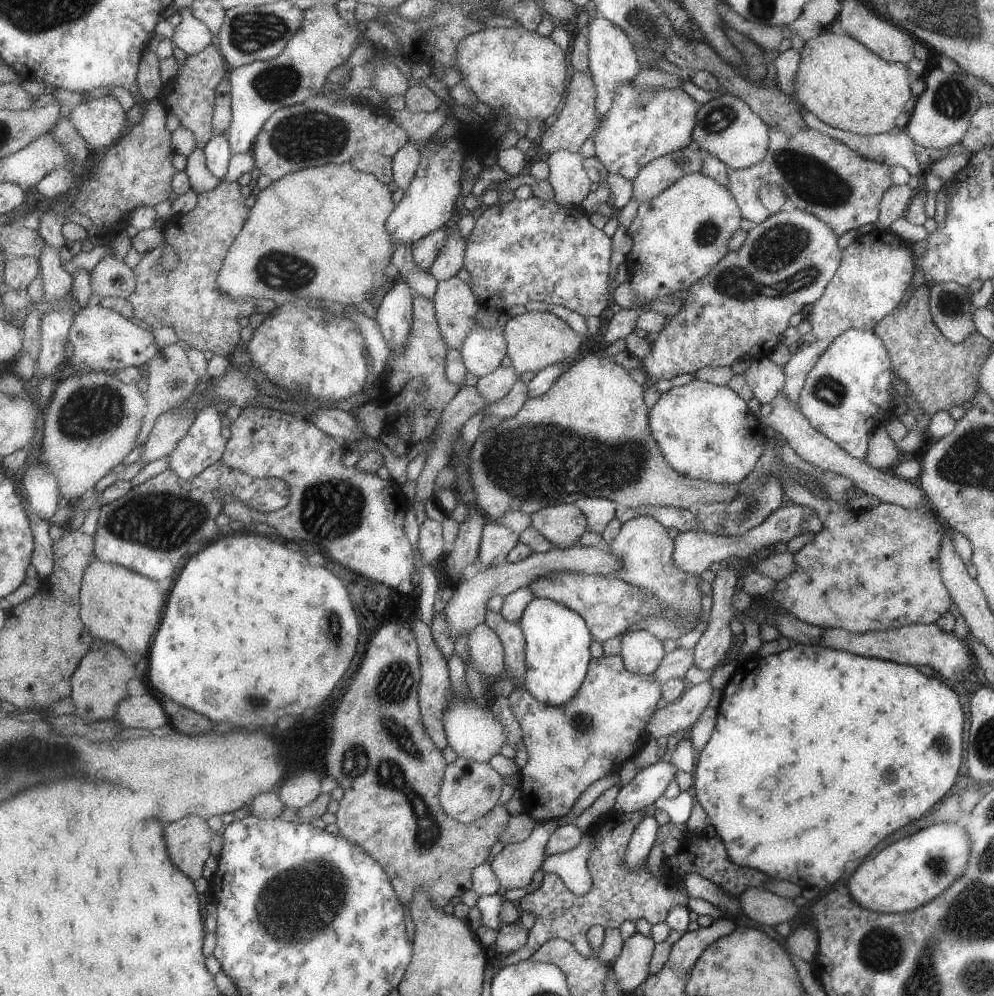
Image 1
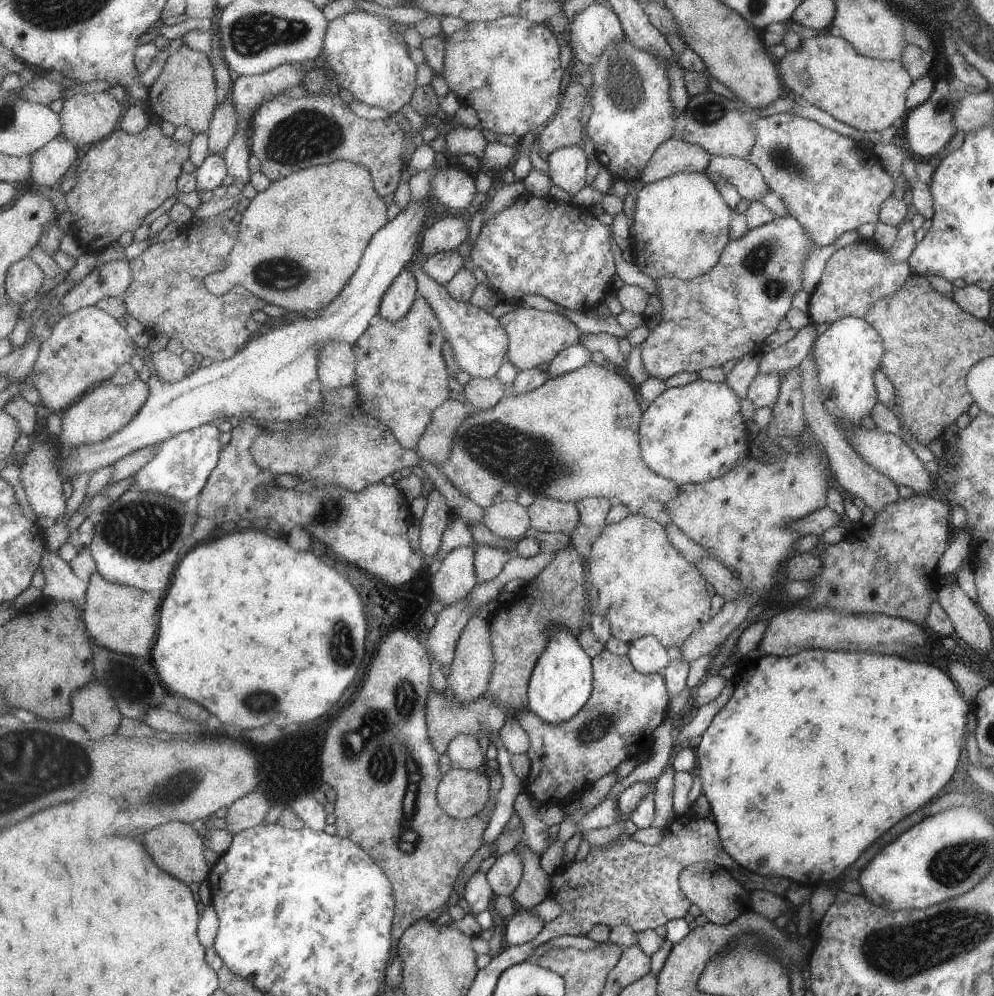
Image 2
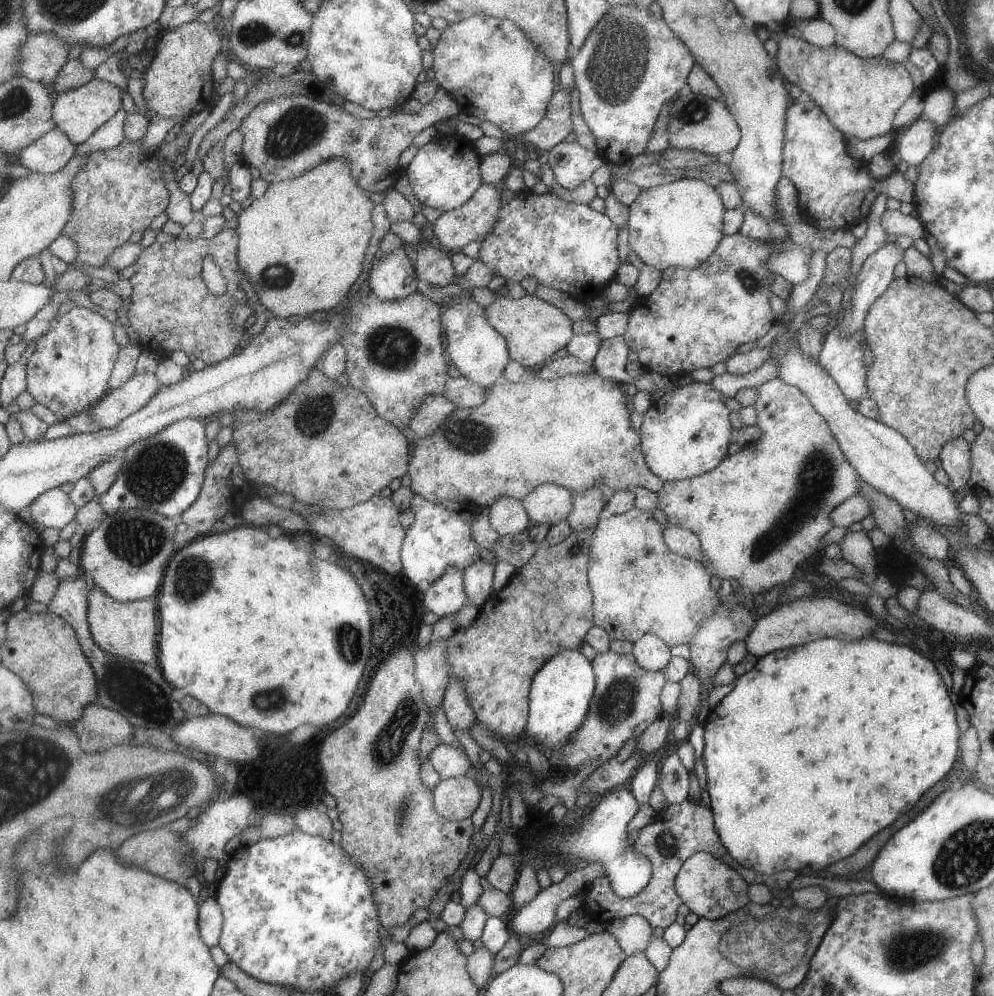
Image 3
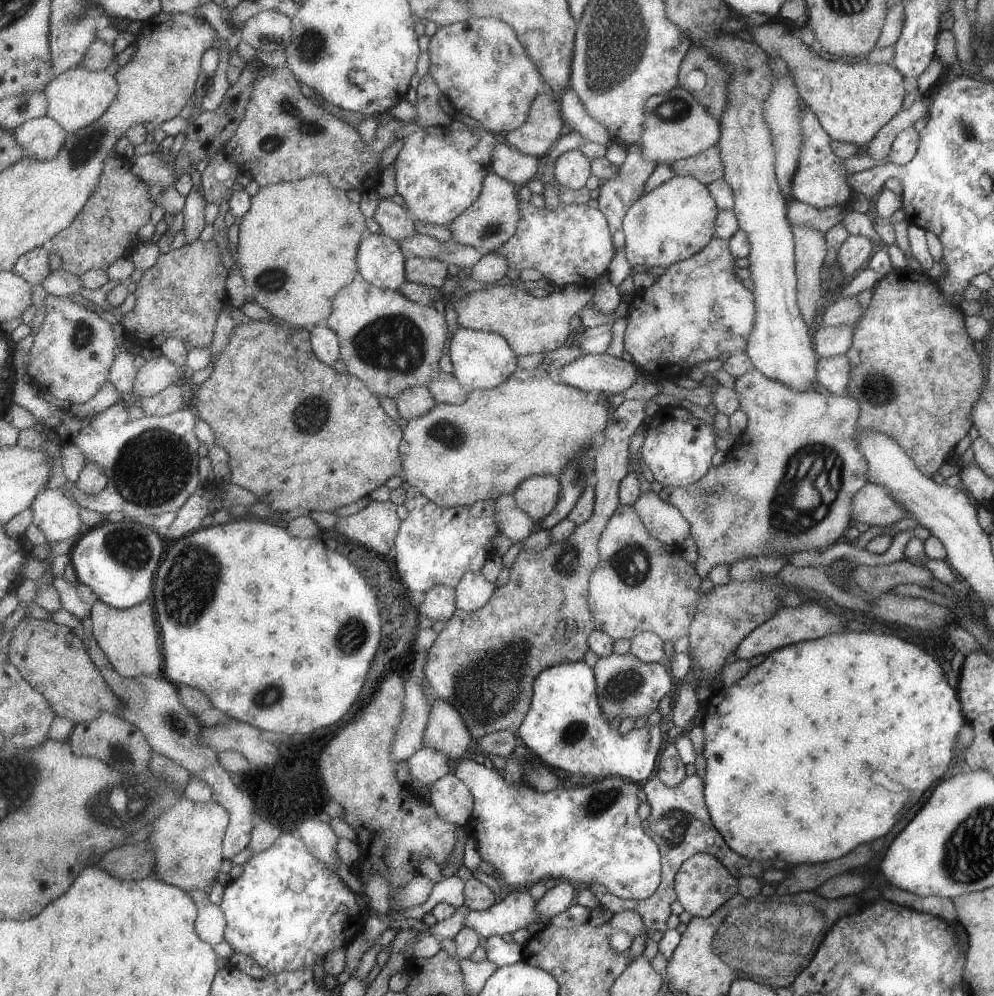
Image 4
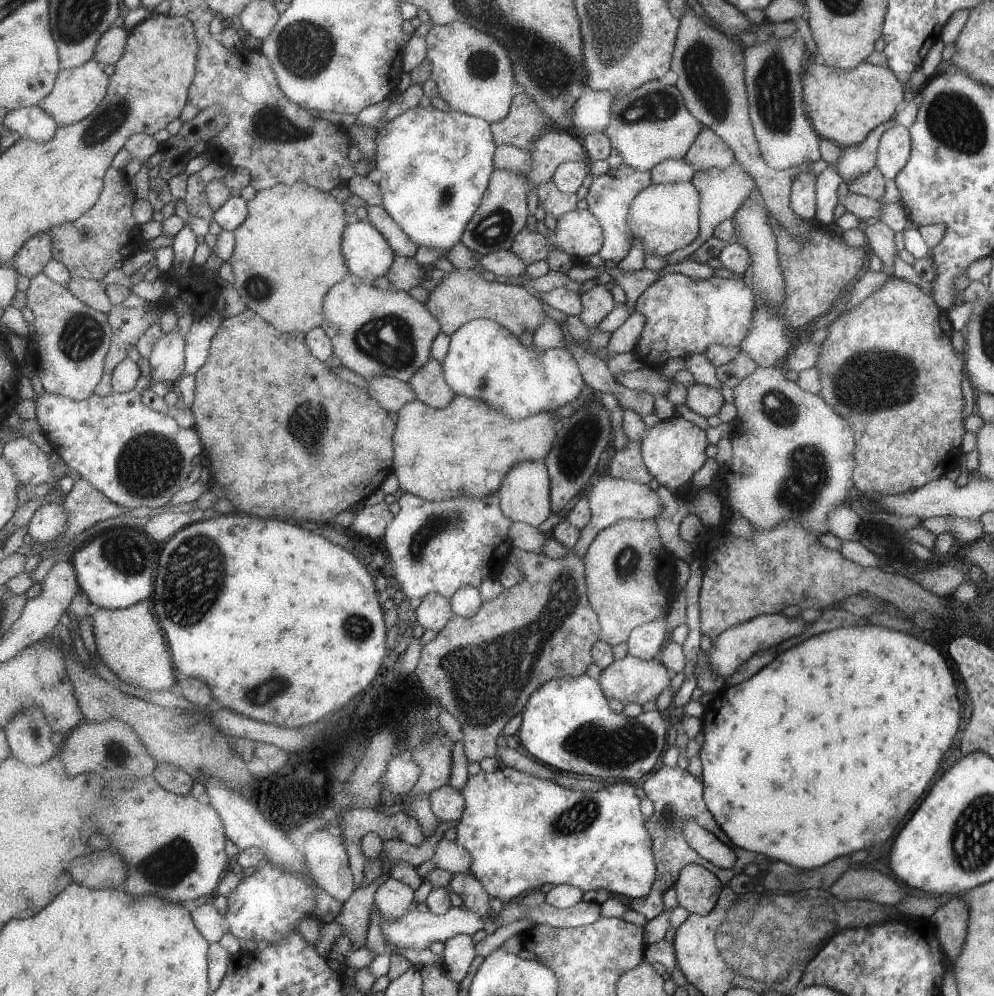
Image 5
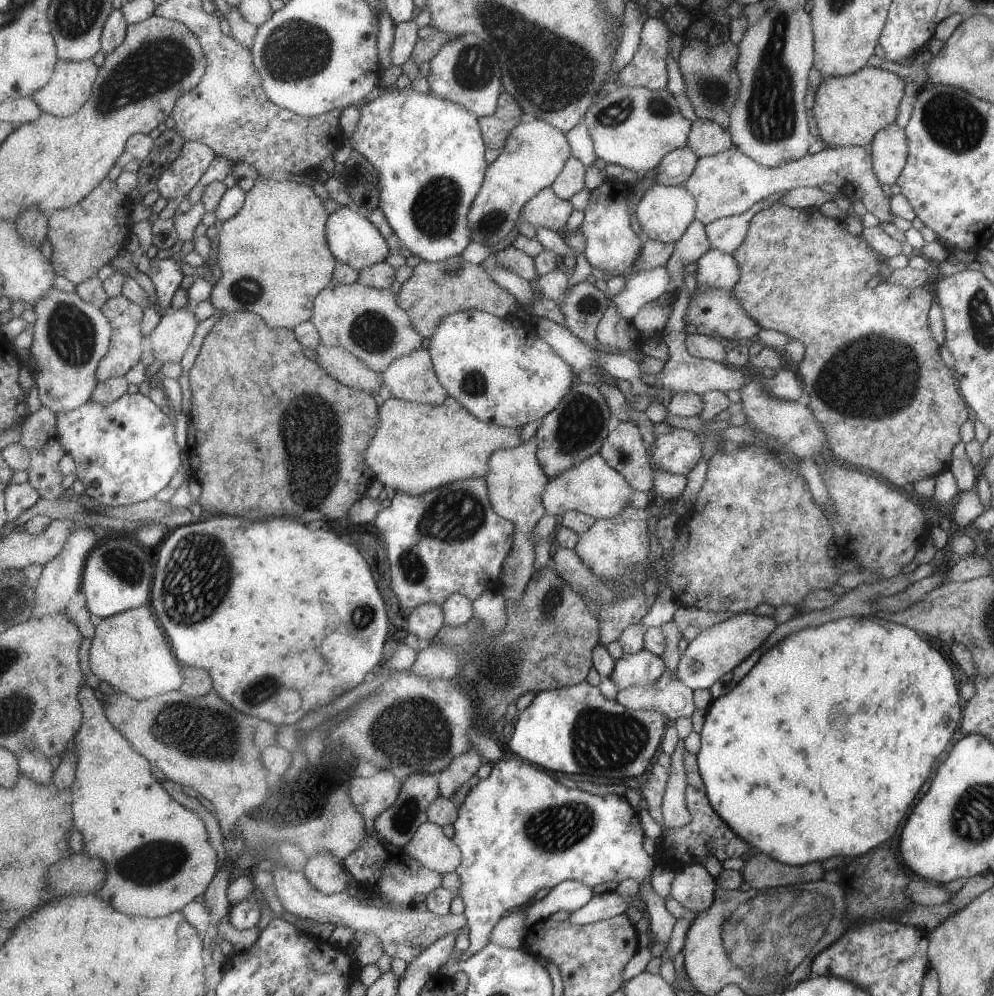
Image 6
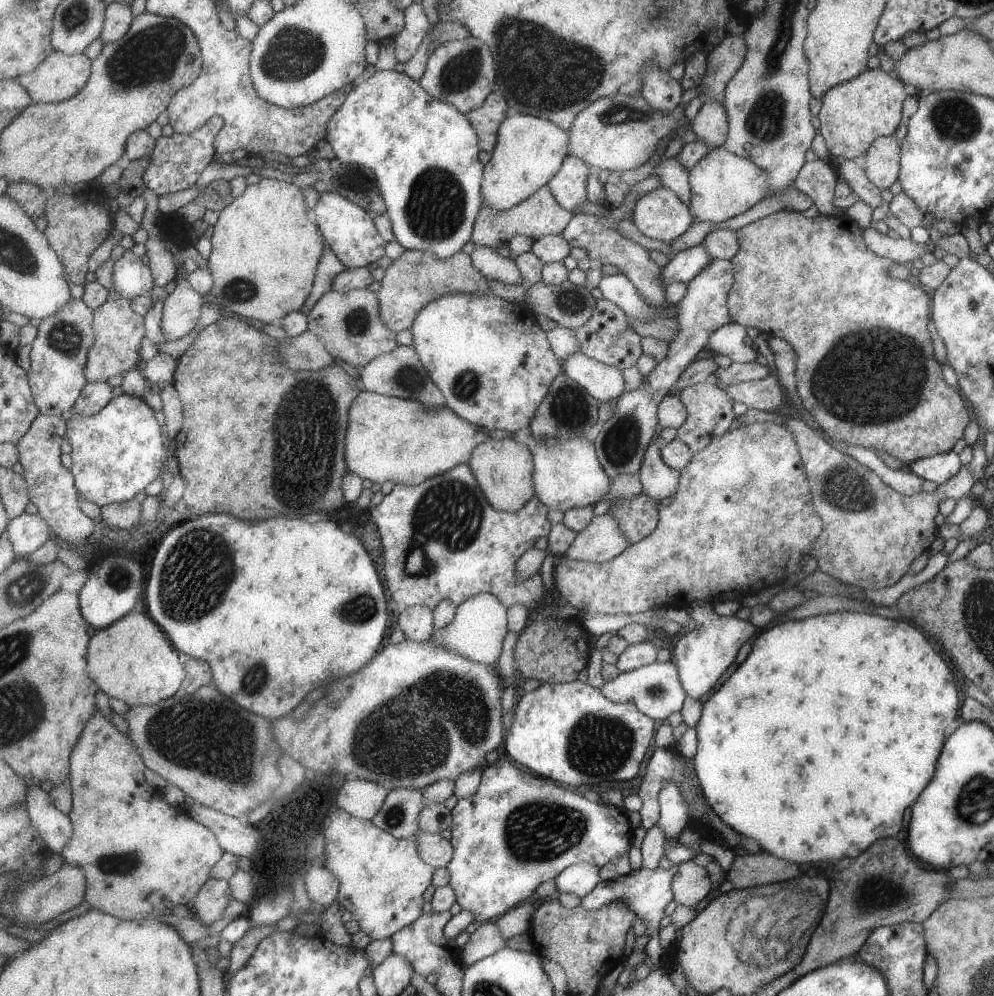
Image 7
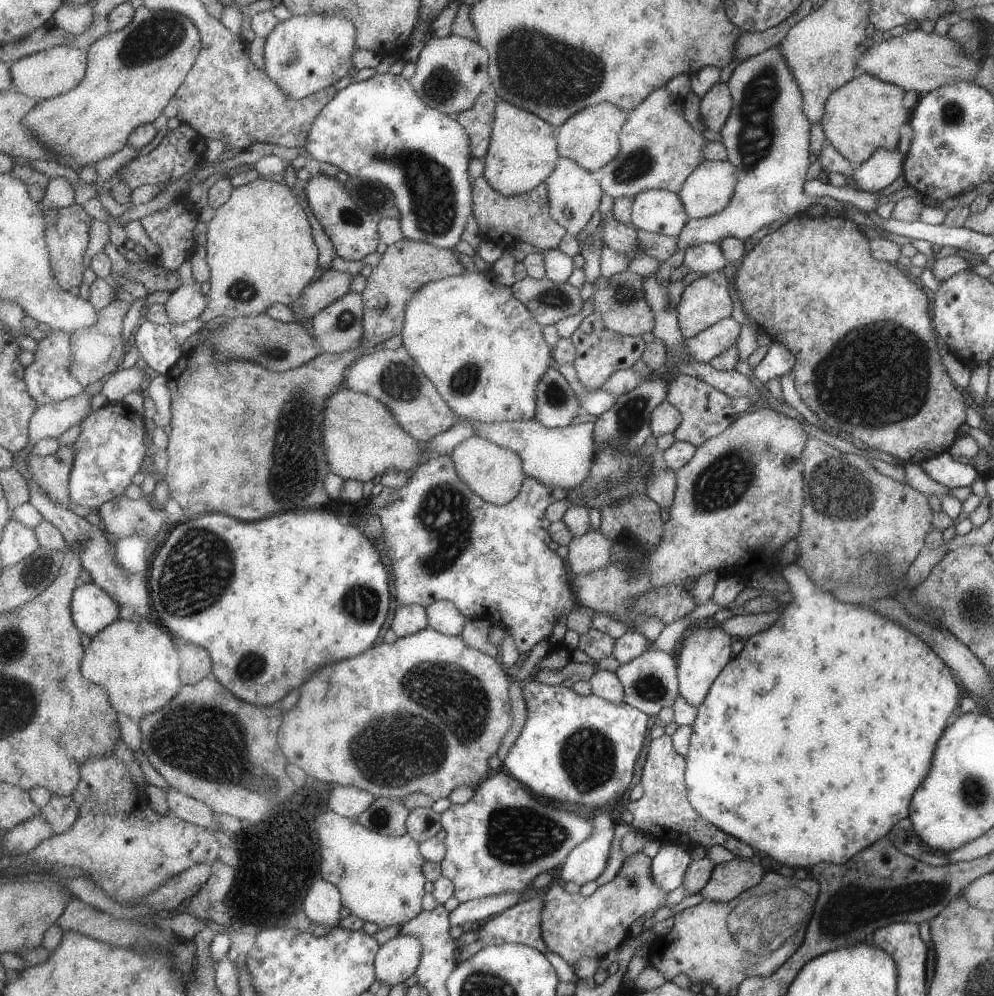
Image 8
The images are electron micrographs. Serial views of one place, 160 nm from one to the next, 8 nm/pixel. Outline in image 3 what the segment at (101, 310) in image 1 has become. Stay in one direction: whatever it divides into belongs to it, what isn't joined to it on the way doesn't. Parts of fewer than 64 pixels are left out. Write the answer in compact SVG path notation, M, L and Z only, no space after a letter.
M72 307L41 338L37 339L35 352L28 360L27 391L40 405L57 415L59 421L89 410L110 390L110 378L120 357L121 346L115 340L113 324L97 311L84 307Z

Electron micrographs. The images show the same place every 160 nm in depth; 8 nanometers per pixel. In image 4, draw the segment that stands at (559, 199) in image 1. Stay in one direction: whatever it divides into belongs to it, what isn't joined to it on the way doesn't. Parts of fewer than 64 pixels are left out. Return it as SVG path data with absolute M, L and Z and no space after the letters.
M569 149L555 157L554 181L566 189L581 189L589 178L589 160L579 149Z

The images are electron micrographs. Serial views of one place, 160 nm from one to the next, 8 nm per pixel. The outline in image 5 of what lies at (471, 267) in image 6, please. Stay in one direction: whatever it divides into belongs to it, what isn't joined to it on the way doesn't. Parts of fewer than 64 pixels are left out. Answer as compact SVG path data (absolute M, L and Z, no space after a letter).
M454 268L446 274L441 283L429 292L427 306L435 318L439 319L442 332L447 336L470 320L489 319L499 323L499 326L505 327L511 331L512 335L518 337L524 330L533 334L540 323L548 317L539 300L524 287L506 285L500 281L487 282L481 278L481 273L471 269Z

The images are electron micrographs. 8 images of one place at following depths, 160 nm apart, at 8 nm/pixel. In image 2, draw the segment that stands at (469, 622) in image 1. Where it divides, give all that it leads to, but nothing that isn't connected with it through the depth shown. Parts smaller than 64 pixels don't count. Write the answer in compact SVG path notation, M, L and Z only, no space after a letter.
M467 597L449 604L438 615L438 622L429 633L425 646L431 660L440 664L440 668L452 663L457 640L471 616L474 614L467 606Z

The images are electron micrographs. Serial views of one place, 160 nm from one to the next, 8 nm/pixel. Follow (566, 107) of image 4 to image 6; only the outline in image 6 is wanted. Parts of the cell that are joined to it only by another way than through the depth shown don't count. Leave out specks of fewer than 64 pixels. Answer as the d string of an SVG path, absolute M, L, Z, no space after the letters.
M657 15L647 17L640 30L637 49L631 61L616 74L613 87L665 88L667 33L665 23Z

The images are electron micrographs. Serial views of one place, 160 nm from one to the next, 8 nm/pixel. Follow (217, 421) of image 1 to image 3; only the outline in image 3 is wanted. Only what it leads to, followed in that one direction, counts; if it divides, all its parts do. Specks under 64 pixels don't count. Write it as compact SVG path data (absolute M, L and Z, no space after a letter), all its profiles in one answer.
M183 419L155 436L132 444L123 454L126 463L116 483L101 497L107 515L129 509L153 509L170 519L179 517L201 496L209 468L206 421Z

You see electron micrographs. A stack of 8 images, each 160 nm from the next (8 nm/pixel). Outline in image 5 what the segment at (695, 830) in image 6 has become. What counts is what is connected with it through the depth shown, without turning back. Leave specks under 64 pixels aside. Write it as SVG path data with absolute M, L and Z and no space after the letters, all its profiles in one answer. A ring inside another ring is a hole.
M662 765L656 772L651 774L642 784L645 796L652 802L653 813L647 817L647 830L650 830L651 838L654 839L655 862L658 865L658 877L654 878L653 888L640 899L620 899L620 902L636 913L639 913L645 921L648 921L658 915L665 908L661 902L662 893L669 887L673 888L677 880L679 871L686 864L698 864L705 867L711 874L714 874L725 886L733 876L743 872L743 866L747 864L767 864L769 860L765 855L753 854L750 850L743 850L738 846L733 846L726 834L723 834L722 828L718 822L714 821L714 815L707 810L706 801L703 798L702 778L694 777L686 769L679 767L668 767ZM691 818L695 824L704 828L711 835L715 836L721 844L725 844L736 856L735 864L730 869L720 869L712 865L708 860L701 858L700 855L691 848L691 842L687 842L687 834L683 834L683 822Z

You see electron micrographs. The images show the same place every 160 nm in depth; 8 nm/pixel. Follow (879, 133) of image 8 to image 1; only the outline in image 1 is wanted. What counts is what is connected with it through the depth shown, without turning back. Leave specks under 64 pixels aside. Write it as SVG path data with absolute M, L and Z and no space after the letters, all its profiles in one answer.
M828 29L805 41L799 53L793 88L799 103L815 118L856 135L889 133L895 126L895 118L904 112L903 104L909 100L903 63L887 62L849 35L836 35Z

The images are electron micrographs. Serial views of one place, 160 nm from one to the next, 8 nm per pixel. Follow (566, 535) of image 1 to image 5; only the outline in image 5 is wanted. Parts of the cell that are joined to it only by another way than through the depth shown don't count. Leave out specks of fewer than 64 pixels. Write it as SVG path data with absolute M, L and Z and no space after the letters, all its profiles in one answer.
M543 461L515 463L506 474L496 494L501 502L502 513L512 521L538 526L552 513L550 511L550 475Z

